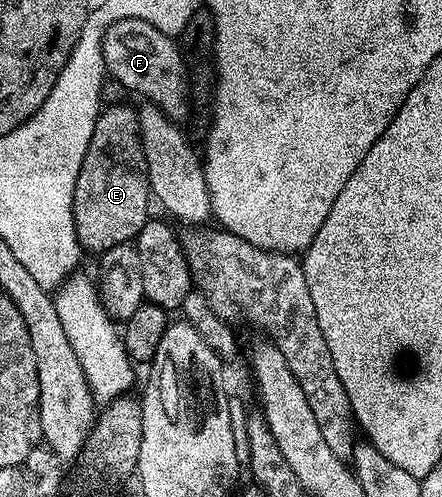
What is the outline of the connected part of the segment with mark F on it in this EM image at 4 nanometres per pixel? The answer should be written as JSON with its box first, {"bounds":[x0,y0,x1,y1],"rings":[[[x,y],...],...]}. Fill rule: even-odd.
{"bounds":[103,19,189,121],"rings":[[[122,19],[112,23],[103,38],[103,60],[110,78],[115,78],[125,90],[136,91],[144,95],[144,100],[157,104],[172,121],[183,121],[181,119],[187,115],[187,101],[189,103],[189,67],[183,64],[182,54],[180,44],[172,36],[153,29],[149,21],[140,19]]]}

